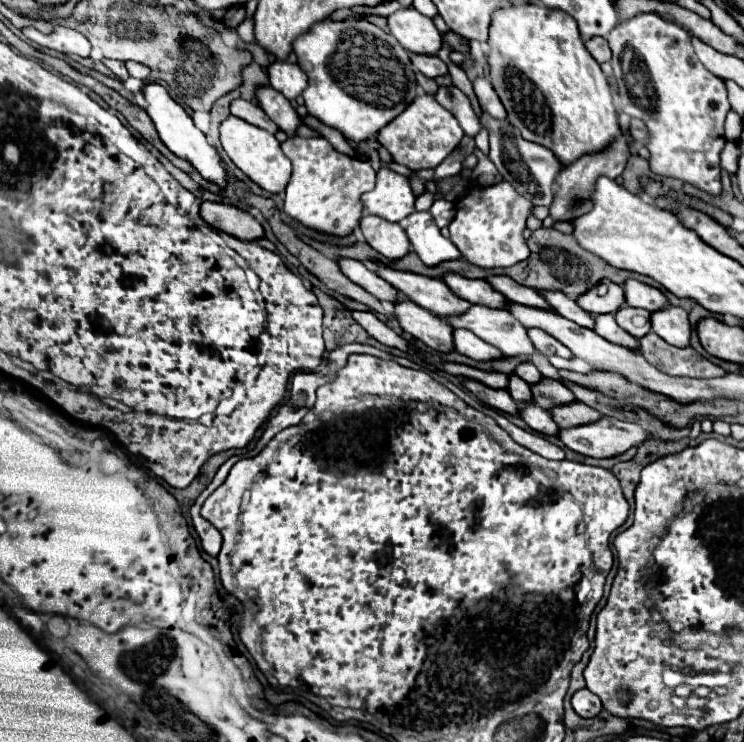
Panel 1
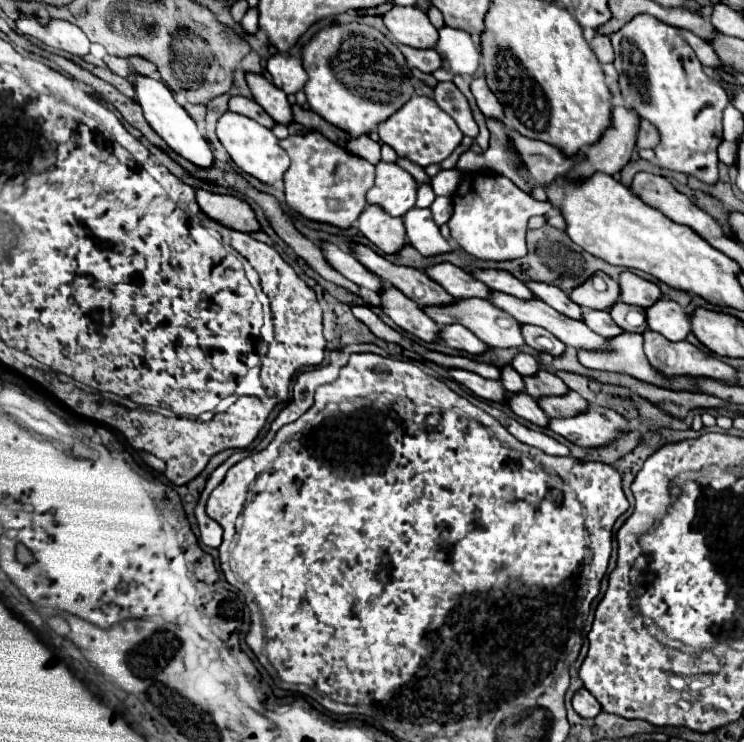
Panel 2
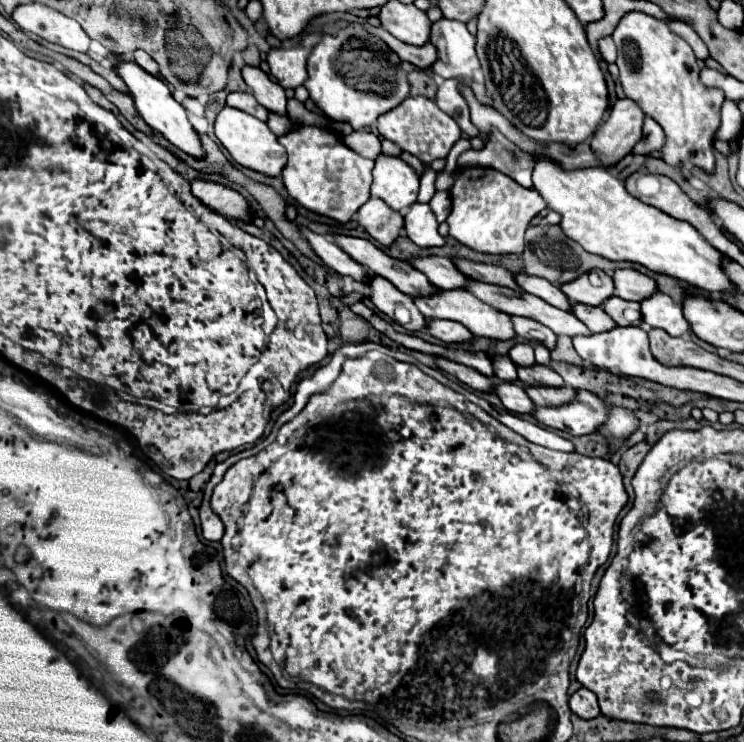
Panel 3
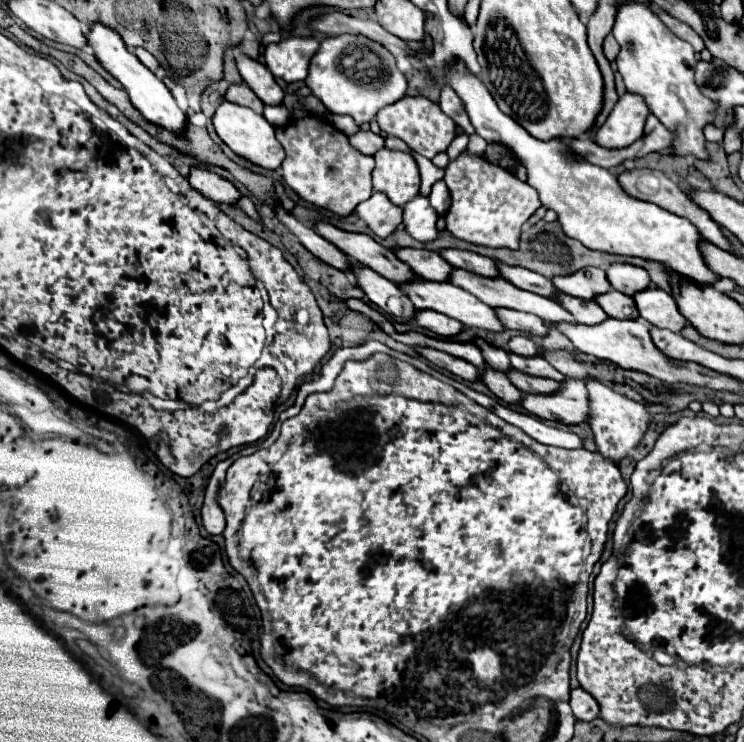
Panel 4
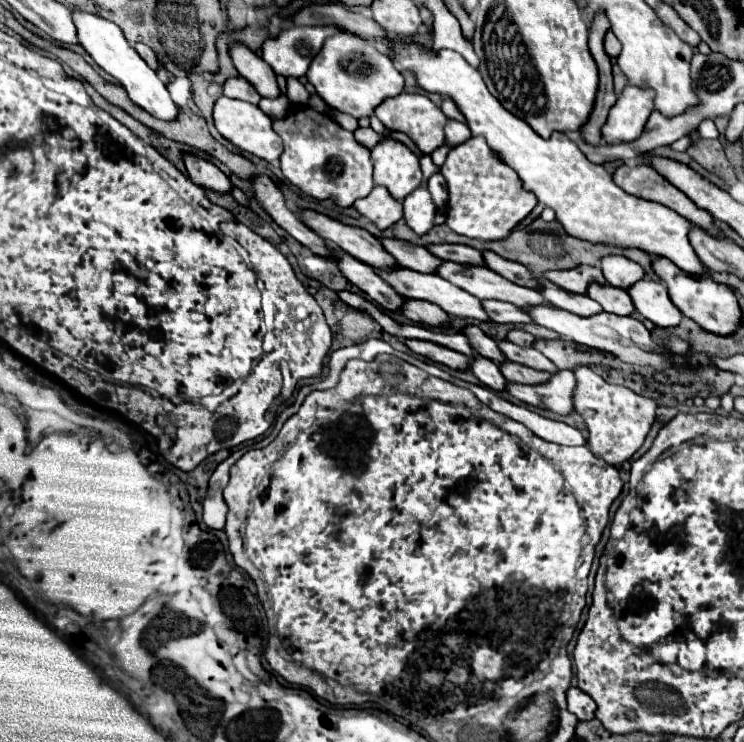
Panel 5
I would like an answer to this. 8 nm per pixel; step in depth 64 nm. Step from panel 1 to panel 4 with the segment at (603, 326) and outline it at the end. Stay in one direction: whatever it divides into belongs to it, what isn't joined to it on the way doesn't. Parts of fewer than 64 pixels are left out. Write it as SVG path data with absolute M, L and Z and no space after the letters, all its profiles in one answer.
M560 292L560 306L564 306L582 324L600 324L608 318L596 302L586 302L580 298L564 296L562 292Z

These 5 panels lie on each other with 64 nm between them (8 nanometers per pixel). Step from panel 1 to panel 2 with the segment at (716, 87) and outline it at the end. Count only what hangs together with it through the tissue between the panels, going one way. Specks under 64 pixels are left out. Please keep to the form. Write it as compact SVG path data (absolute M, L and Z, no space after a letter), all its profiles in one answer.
M638 14L628 24L624 24L618 32L610 34L610 42L614 46L614 68L618 70L618 84L622 90L624 106L636 112L638 118L646 118L650 124L656 126L660 134L660 142L654 148L656 164L666 170L682 172L686 176L694 176L704 184L718 182L718 146L722 142L722 112L728 106L726 90L712 80L696 54L692 52L690 44L680 36L680 30L656 20L650 14Z

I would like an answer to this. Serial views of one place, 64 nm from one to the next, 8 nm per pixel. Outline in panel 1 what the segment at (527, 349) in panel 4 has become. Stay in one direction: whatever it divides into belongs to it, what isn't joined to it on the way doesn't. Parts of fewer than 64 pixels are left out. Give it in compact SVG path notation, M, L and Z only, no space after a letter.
M520 364L516 368L516 376L520 376L526 384L538 384L542 380L542 374L538 372L538 368L534 364Z

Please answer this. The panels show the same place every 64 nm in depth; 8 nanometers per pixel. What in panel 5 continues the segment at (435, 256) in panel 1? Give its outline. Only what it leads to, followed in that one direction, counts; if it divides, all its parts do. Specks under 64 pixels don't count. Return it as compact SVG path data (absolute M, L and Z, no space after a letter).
M422 186L404 200L404 220L418 236L424 236L434 228L434 214L436 206L432 204L430 192Z

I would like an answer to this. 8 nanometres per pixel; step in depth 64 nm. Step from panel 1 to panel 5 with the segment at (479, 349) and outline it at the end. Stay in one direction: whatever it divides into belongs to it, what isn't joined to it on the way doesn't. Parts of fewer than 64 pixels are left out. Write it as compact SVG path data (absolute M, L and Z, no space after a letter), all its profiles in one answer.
M406 298L404 316L416 324L428 324L432 328L448 328L452 324L452 318L448 314L444 314L442 308L438 308L436 304L416 302L410 298Z

